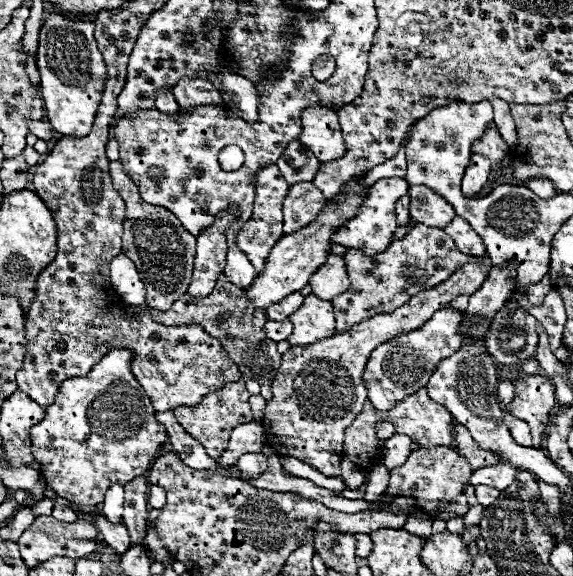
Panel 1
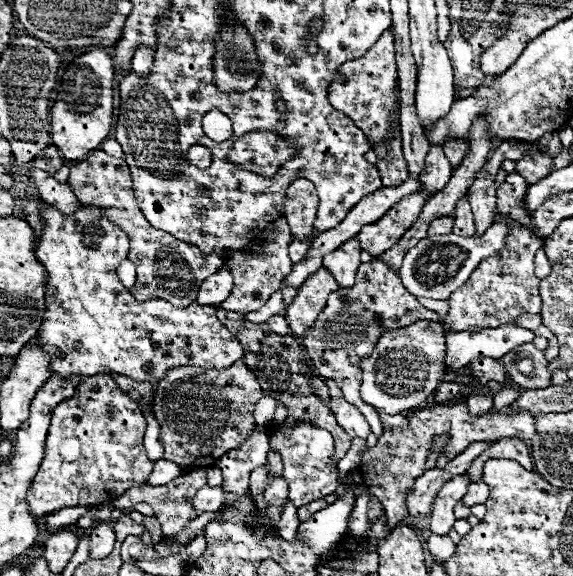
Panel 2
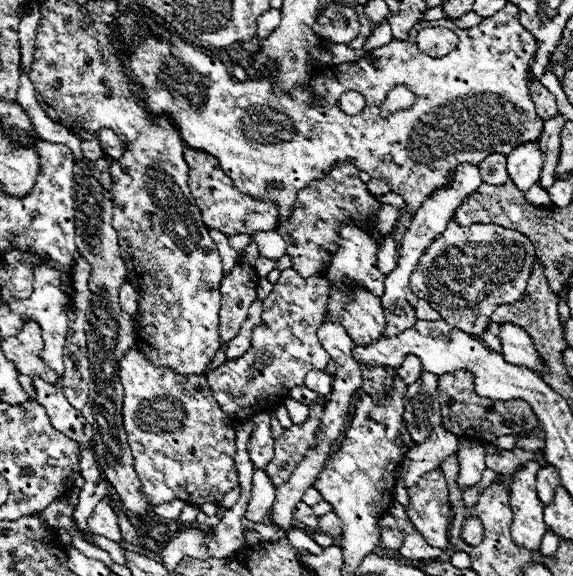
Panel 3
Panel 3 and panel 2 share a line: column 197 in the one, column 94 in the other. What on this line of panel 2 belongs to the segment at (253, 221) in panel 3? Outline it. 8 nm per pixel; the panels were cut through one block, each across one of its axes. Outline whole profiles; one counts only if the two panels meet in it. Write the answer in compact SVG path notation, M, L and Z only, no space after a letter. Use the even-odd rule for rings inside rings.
M104 150L90 152L84 160L76 162L70 168L68 186L74 190L76 198L90 206L102 206L108 214L108 218L118 224L130 238L130 252L128 258L134 262L138 278L134 288L130 290L136 300L152 300L162 298L174 306L188 306L196 300L200 284L218 272L218 268L224 266L224 260L216 254L202 254L196 246L190 246L188 242L178 242L174 236L154 230L150 222L146 222L144 214L140 212L134 192L132 192L132 178L126 162L120 158L114 158L106 154Z

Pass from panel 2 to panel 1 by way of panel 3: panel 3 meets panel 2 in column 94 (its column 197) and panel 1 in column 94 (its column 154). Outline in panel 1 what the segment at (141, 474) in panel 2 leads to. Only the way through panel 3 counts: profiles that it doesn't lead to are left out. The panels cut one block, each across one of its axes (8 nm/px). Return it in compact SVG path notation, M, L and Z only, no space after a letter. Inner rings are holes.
M110 350L96 366L92 366L86 376L64 380L52 406L46 408L44 418L30 430L34 460L42 466L40 472L56 496L80 506L96 506L104 500L104 494L112 484L124 486L126 482L144 476L150 468L150 462L166 444L166 430L160 422L154 420L150 398L138 396L138 382L128 368L130 360L130 350Z

